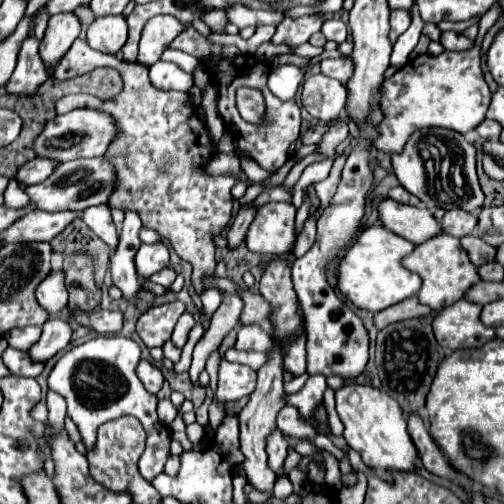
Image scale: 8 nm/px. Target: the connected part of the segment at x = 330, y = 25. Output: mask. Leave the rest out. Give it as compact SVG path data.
M330 18L324 22L324 28L322 28L322 34L326 36L326 40L334 40L334 42L344 42L346 36L348 36L348 28L346 24L340 20L340 18Z

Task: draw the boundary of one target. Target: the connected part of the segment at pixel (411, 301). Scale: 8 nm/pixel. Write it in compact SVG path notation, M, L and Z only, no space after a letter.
M416 296L408 298L408 300L402 300L400 304L394 304L392 308L386 308L384 312L378 312L374 316L374 322L376 322L376 328L386 328L388 324L394 324L394 322L400 322L400 320L408 320L408 318L418 318L418 316L426 316L430 314L432 310L424 304L418 302Z

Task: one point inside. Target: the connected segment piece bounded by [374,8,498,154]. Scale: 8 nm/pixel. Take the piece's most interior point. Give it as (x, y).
(449, 90)

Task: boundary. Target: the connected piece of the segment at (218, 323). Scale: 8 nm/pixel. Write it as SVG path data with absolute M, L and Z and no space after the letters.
M222 292L222 304L212 314L212 320L210 320L210 326L208 326L206 334L200 338L200 342L194 348L192 366L188 370L192 382L198 382L198 374L204 370L204 366L206 366L206 362L210 358L210 352L220 346L222 338L240 320L240 310L242 310L242 300L236 294Z

